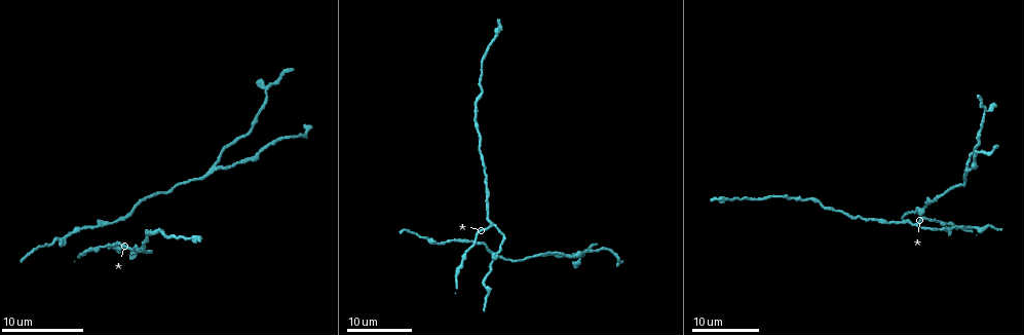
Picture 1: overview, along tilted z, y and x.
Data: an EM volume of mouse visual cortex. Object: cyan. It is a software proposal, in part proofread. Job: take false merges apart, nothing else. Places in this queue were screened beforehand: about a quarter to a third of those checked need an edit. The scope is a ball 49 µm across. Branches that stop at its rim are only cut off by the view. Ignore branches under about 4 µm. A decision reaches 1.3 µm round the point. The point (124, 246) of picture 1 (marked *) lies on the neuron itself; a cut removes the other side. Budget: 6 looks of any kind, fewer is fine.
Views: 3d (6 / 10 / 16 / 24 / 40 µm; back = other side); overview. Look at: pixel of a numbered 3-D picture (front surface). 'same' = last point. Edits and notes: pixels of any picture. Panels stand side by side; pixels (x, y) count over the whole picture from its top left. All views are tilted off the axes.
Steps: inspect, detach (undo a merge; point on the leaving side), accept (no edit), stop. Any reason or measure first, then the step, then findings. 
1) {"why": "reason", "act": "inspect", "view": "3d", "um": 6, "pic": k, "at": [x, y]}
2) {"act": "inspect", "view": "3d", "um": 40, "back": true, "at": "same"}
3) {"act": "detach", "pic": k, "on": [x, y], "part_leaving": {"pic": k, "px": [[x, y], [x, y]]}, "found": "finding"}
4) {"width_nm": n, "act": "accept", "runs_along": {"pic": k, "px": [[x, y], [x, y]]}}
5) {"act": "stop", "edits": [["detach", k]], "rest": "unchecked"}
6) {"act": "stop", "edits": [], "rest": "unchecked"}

{"why": "two arms in line, one across", "act": "inspect", "view": "3d", "um": 16, "pic": 1, "at": [490, 223]}

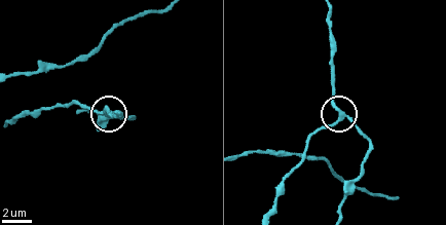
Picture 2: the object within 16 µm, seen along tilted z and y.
{"act": "inspect", "view": "3d", "um": 6, "pic": 2, "at": [343, 113]}

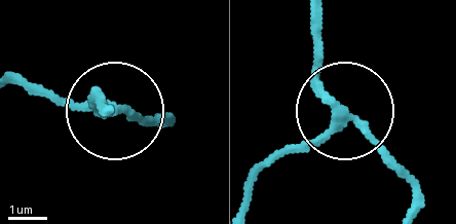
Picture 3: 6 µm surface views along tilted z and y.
{"width_nm": 200, "act": "accept", "found": "continuous, no second neuron"}

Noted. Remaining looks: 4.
{"act": "inspect", "view": "3d", "um": 24, "pic": 1, "at": [467, 242]}

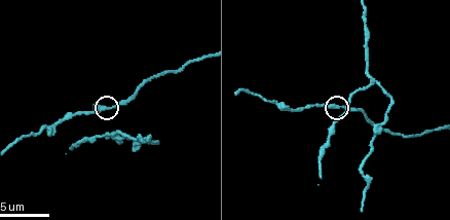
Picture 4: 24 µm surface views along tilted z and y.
{"act": "inspect", "view": "3d", "um": 6, "pic": 4, "at": [106, 107]}

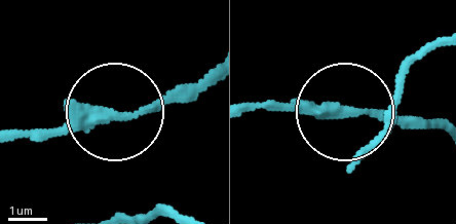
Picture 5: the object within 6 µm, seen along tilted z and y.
{"act": "accept", "found": "all the same neuron"}

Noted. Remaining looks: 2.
{"why": "branch point", "act": "inspect", "view": "3d", "um": 16, "pic": 1, "at": [217, 166]}

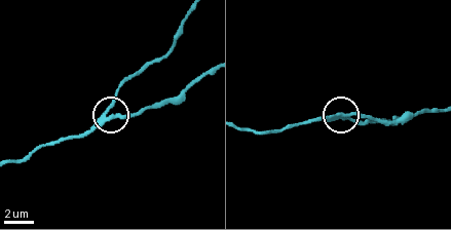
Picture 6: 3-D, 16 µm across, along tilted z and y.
{"why": "closer look", "act": "inspect", "view": "3d", "um": 6, "pic": 6, "at": [108, 111]}

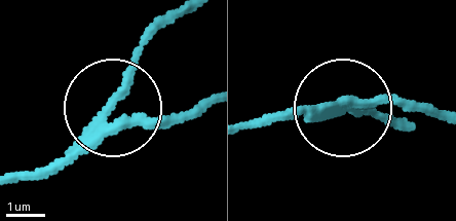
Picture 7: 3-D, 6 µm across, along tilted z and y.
{"width_nm": 250, "act": "detach", "pic": 7, "on": [124, 94], "part_leaving": {"pic": 7, "px": [[86, 132], [135, 56], [189, 10]]}, "found": "two neurons meet here"}

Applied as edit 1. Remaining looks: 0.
{"act": "stop", "edits": [["detach", 7]], "rest": "unchecked"}

